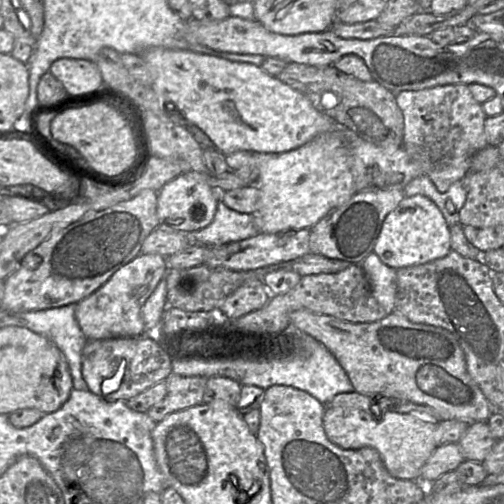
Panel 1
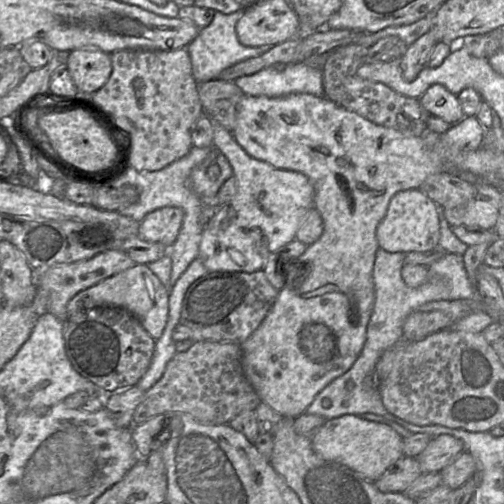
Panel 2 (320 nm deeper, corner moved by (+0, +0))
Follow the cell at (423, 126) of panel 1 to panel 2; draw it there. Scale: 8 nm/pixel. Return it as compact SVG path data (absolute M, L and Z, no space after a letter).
M431 85L419 98L419 101L430 115L450 125L458 123L464 117L457 95L449 92L443 85Z

